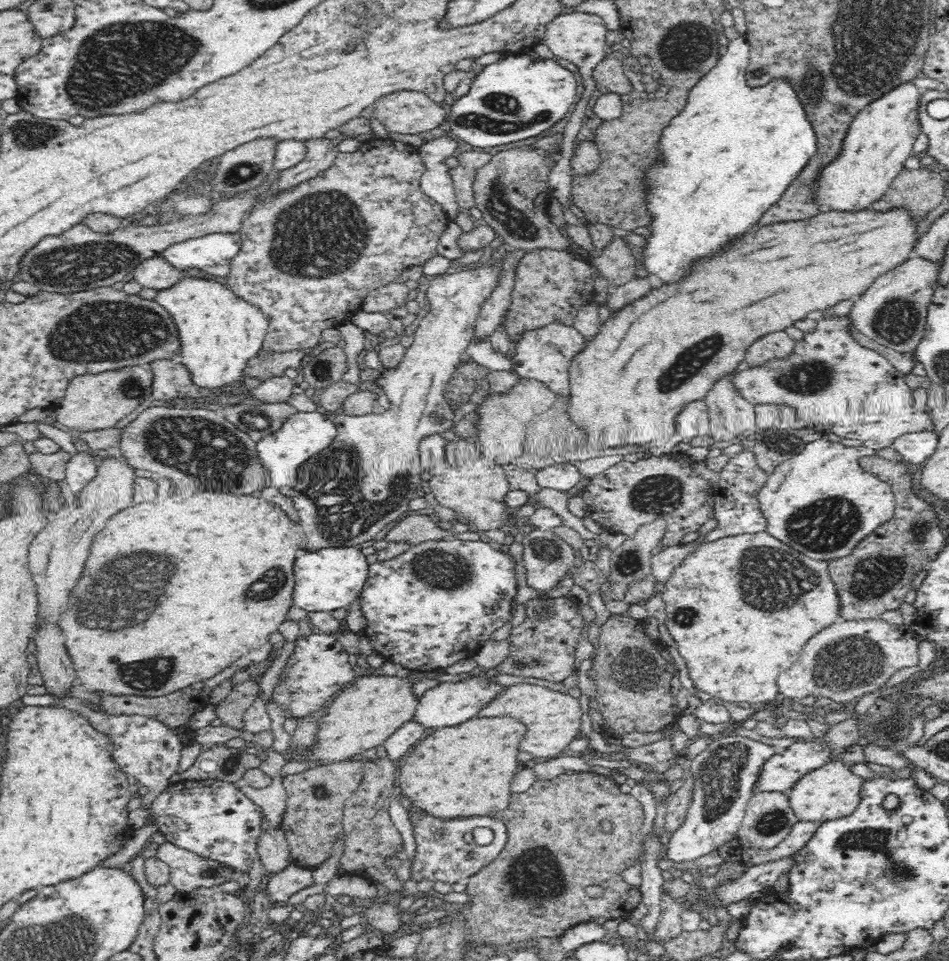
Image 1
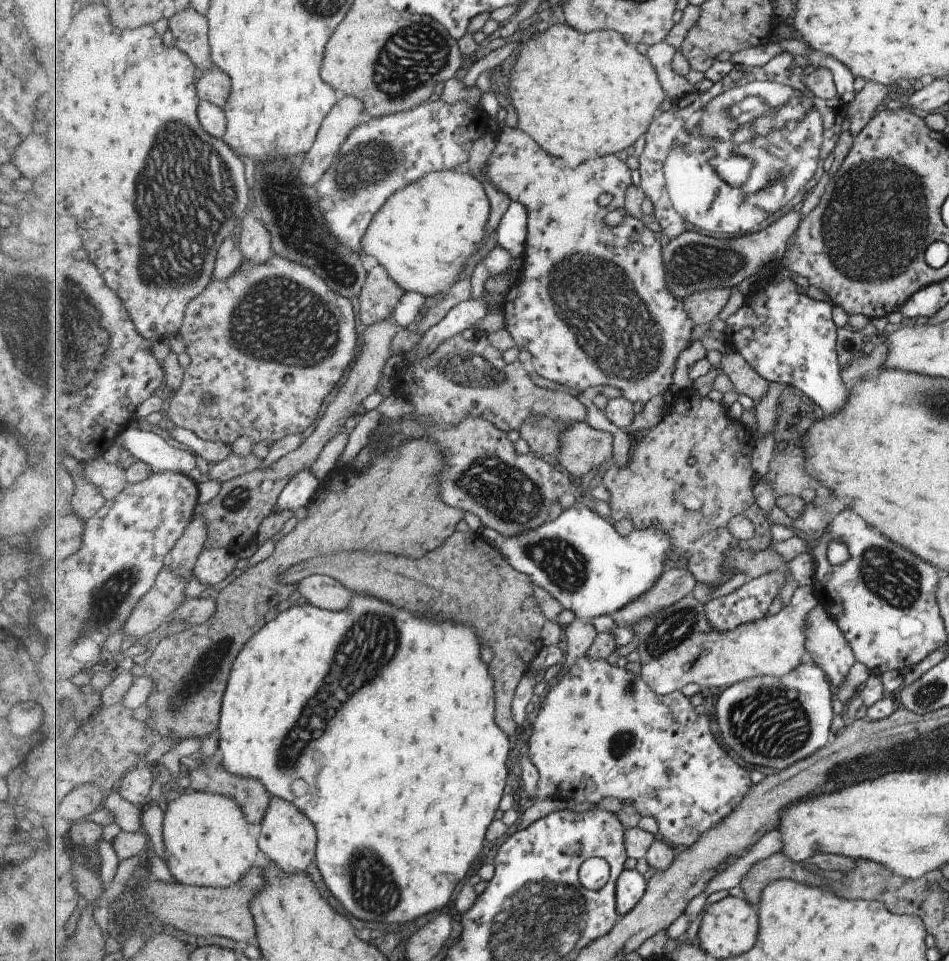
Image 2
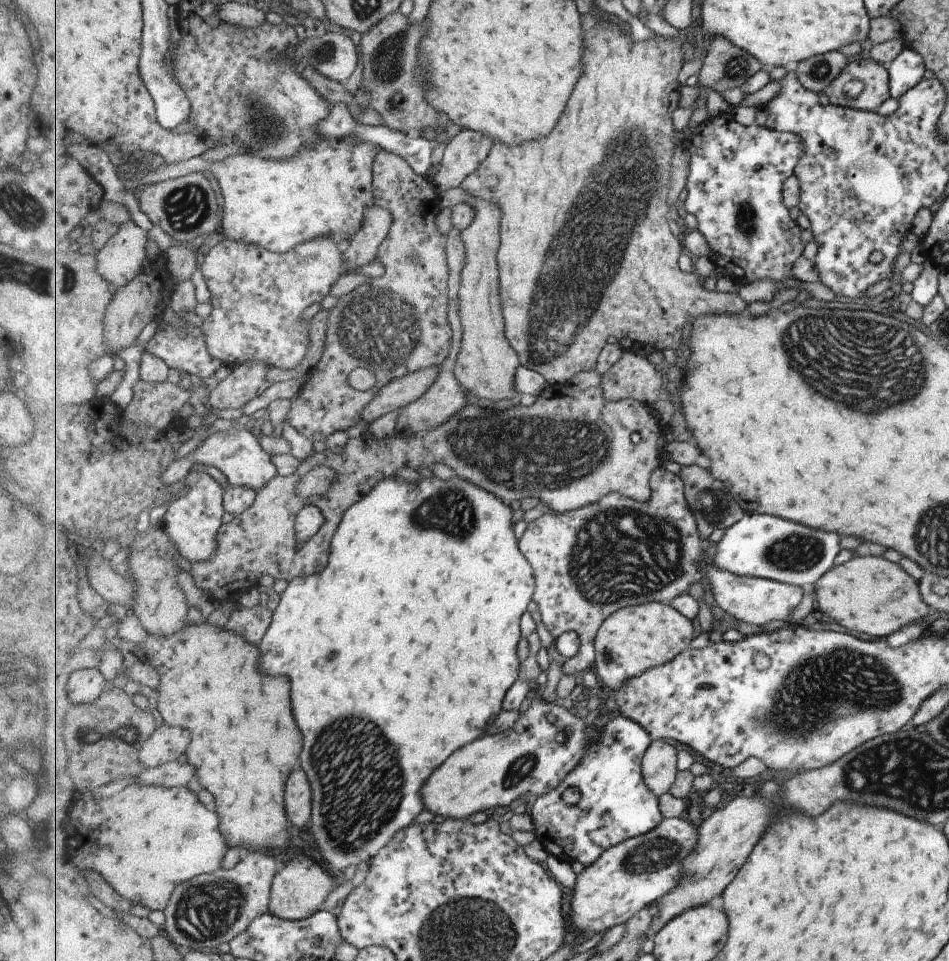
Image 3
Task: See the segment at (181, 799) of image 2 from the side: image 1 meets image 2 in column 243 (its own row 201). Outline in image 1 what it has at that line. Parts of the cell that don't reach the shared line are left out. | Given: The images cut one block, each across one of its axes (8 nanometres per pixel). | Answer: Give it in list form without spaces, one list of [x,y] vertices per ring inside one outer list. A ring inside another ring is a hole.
[[[908,81],[857,112],[844,136],[838,156],[830,161],[830,164],[820,168],[818,176],[814,178],[810,190],[810,202],[814,203],[814,206],[826,206],[828,210],[838,212],[858,212],[870,208],[872,202],[880,200],[890,190],[890,185],[904,169],[904,163],[912,155],[913,145],[922,133],[917,109],[920,94],[921,91],[914,83]]]

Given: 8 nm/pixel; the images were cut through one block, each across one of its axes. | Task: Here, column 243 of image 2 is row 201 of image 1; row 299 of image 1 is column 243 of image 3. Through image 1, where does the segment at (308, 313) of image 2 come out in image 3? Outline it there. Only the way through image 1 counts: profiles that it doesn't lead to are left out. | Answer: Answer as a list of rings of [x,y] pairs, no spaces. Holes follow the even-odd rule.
[[[329,234],[329,238],[309,241],[277,254],[253,244],[223,238],[202,260],[199,269],[211,292],[210,302],[215,306],[213,314],[203,320],[209,352],[229,367],[254,361],[263,362],[270,369],[293,370],[299,366],[311,348],[311,321],[303,320],[303,312],[323,300],[344,274],[345,256],[336,238]]]

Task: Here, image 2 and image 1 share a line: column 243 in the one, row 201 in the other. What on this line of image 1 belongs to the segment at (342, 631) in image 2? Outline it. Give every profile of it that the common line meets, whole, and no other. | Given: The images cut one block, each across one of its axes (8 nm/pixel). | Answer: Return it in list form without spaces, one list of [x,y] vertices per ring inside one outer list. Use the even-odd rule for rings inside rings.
[[[748,36],[737,37],[729,41],[727,50],[722,57],[717,60],[714,68],[703,76],[689,92],[686,106],[679,115],[676,115],[661,134],[662,153],[666,152],[665,164],[662,166],[652,166],[648,172],[648,181],[652,183],[652,191],[649,192],[649,211],[653,216],[649,228],[652,228],[651,235],[646,236],[646,244],[643,247],[643,266],[644,271],[660,278],[661,282],[670,282],[678,280],[686,268],[700,256],[710,256],[710,252],[718,252],[718,248],[724,248],[732,238],[740,236],[746,228],[754,226],[760,216],[770,208],[777,200],[780,200],[782,194],[790,186],[790,183],[802,172],[802,168],[808,164],[810,157],[817,152],[817,136],[812,124],[806,119],[806,112],[802,102],[796,97],[796,90],[788,80],[773,79],[768,84],[758,87],[750,87],[746,83],[746,66],[748,55],[751,49]]]

